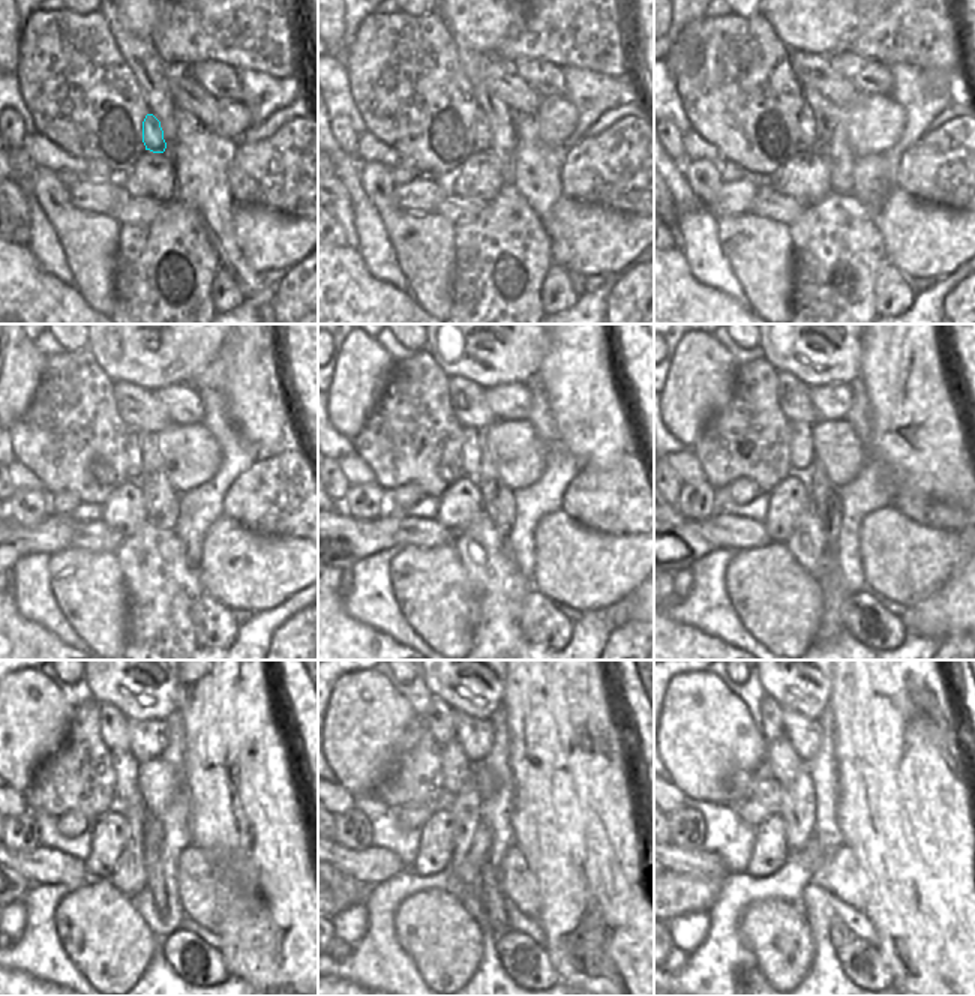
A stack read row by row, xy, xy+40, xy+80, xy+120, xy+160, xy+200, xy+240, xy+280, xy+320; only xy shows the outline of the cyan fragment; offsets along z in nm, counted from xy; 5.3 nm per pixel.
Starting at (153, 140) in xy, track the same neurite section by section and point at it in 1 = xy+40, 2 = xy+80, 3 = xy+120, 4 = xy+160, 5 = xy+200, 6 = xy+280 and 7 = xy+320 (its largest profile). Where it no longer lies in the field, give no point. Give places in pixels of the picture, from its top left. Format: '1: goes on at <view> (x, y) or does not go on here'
1: goes on at xy+40 (482, 135)
2: goes on at xy+80 (806, 119)
3: goes on at xy+120 (134, 452)
4: goes on at xy+160 (471, 450)
5: goes on at xy+200 (801, 453)
6: goes on at xy+280 (456, 768)
7: goes on at xy+320 (783, 761)

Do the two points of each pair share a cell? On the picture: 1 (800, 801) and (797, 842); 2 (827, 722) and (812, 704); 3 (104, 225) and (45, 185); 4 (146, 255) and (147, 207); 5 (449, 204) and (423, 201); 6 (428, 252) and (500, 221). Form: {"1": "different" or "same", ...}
{"1": "same", "2": "different", "3": "same", "4": "different", "5": "different", "6": "different"}

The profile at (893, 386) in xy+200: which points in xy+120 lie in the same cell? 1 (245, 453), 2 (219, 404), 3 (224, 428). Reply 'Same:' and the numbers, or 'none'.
Same: none

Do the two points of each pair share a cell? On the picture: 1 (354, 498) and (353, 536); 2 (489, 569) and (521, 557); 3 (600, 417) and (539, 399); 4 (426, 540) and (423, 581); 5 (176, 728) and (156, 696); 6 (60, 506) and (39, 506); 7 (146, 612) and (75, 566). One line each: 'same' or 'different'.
1: different
2: different
3: different
4: different
5: different
6: different
7: different

